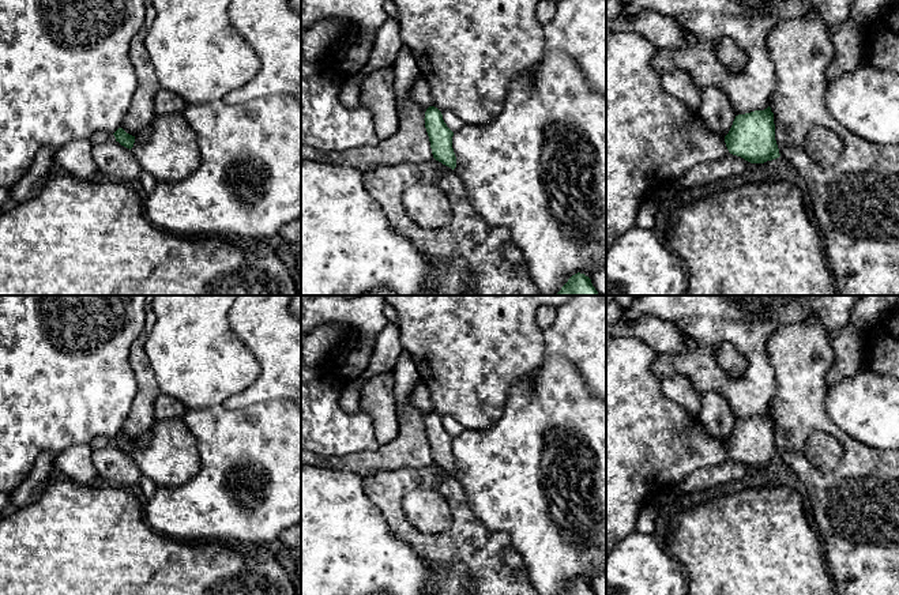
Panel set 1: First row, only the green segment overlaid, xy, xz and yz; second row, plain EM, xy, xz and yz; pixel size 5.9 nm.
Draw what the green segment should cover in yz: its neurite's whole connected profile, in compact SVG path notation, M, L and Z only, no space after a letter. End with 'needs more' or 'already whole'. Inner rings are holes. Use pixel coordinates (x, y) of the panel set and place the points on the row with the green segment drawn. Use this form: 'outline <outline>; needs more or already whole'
outline M771 108L736 116L725 143L730 154L751 163L779 158Z; already whole

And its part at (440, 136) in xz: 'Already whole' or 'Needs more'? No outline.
Already whole

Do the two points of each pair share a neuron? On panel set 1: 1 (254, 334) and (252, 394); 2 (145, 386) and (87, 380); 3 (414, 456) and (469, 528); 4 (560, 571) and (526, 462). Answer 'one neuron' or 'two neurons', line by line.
1: one neuron
2: two neurons
3: two neurons
4: one neuron

